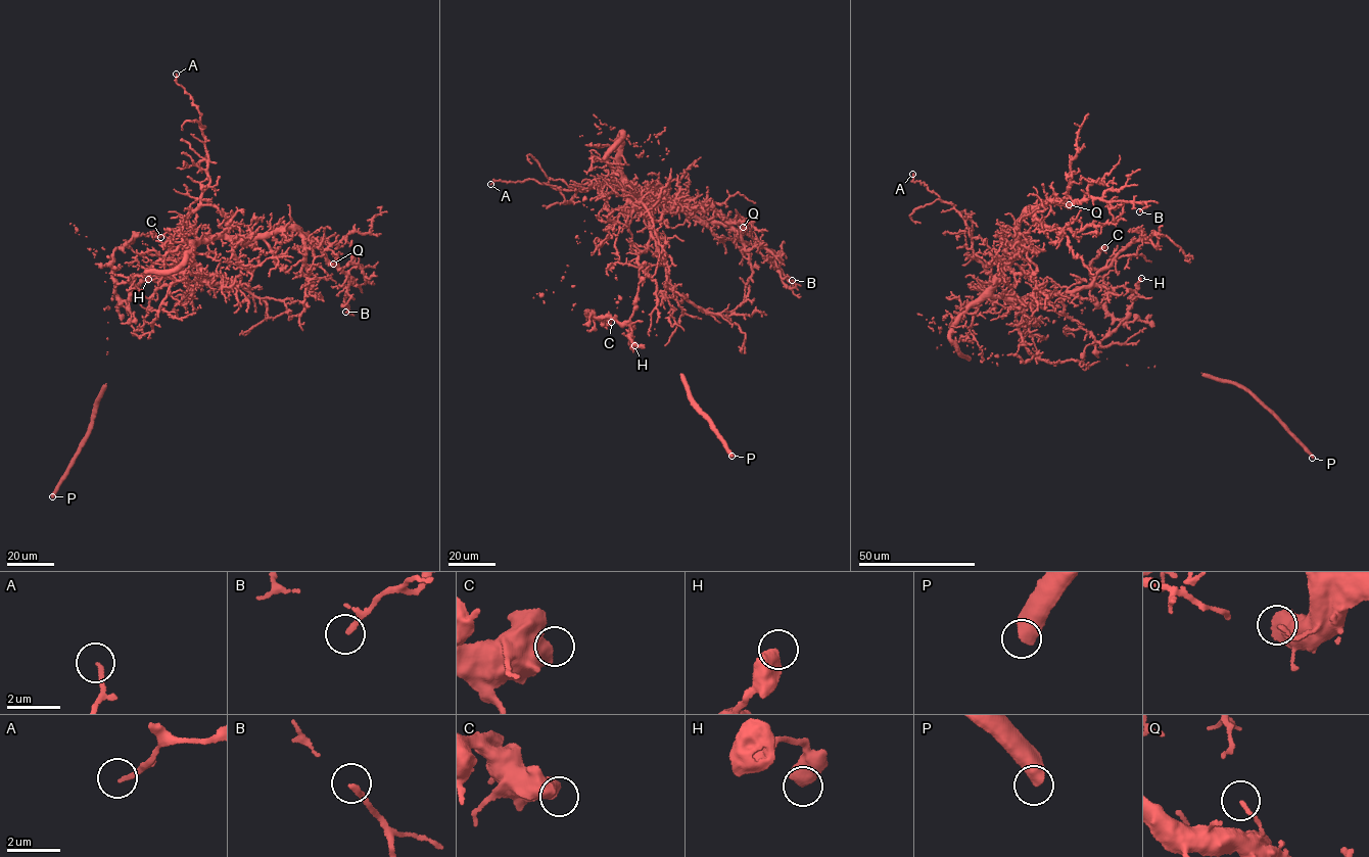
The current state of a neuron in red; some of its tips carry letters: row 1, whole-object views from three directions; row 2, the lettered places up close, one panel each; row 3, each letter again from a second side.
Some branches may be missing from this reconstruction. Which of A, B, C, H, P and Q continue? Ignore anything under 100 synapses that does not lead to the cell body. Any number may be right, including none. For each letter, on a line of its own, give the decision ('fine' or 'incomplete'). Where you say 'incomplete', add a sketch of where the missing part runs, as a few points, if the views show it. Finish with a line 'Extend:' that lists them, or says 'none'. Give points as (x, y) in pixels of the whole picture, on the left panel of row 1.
A: fine
B: fine
C: fine
H: fine
P: incomplete
Q: fine
Extend: P

